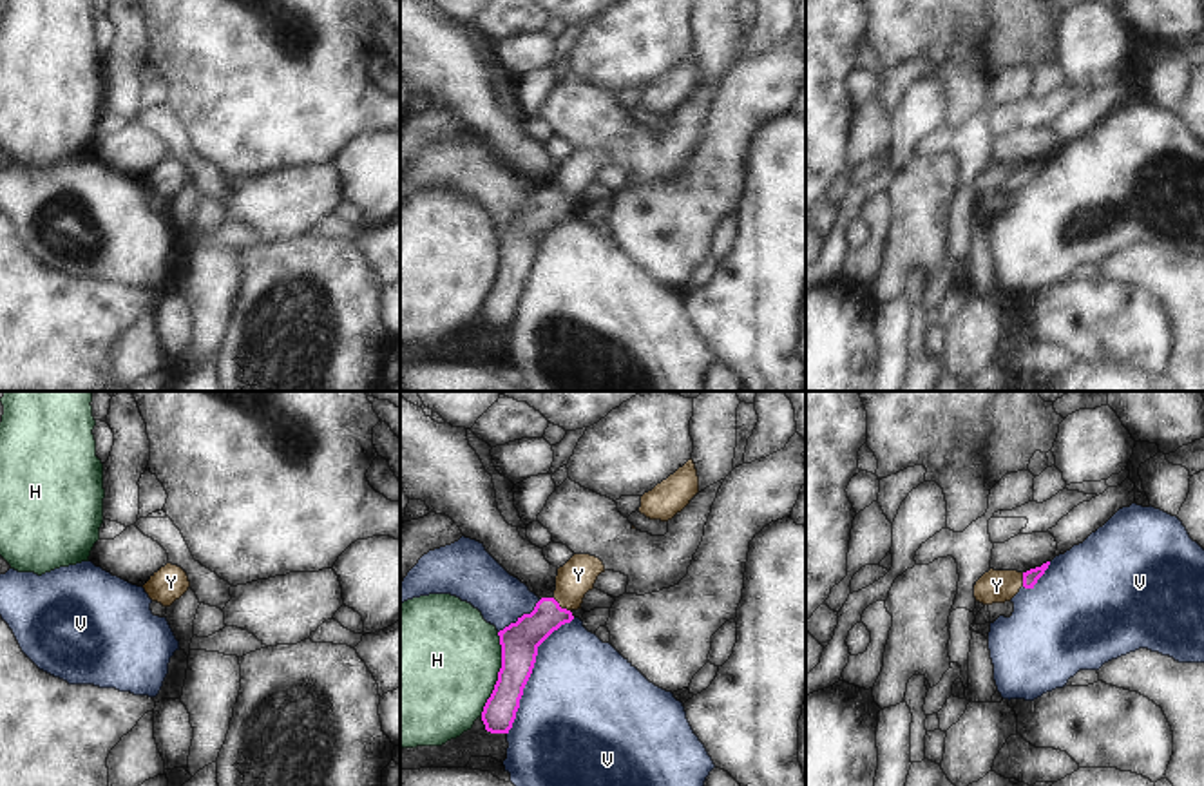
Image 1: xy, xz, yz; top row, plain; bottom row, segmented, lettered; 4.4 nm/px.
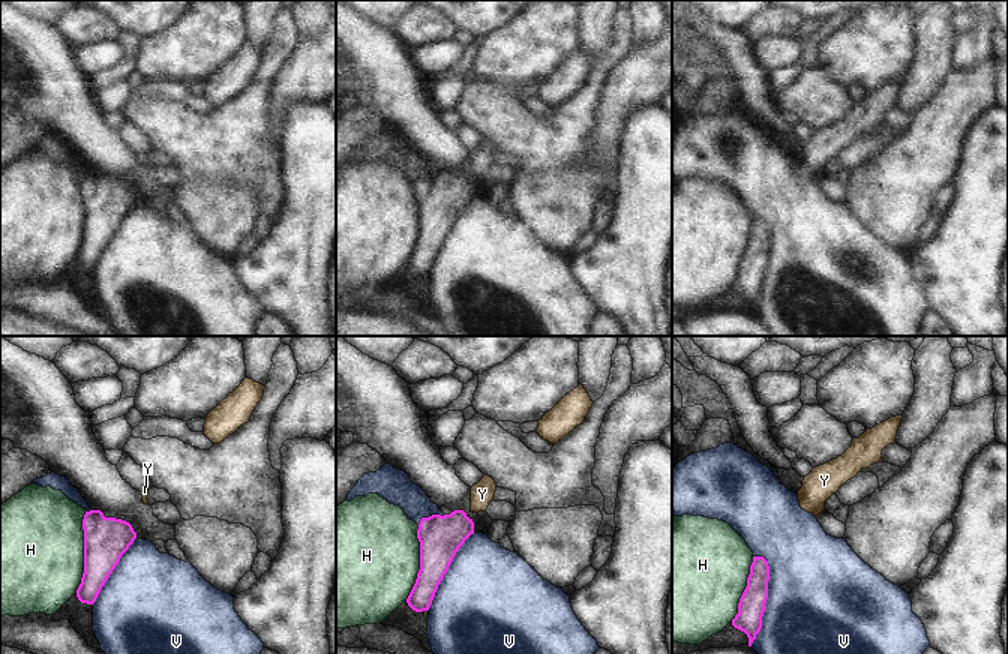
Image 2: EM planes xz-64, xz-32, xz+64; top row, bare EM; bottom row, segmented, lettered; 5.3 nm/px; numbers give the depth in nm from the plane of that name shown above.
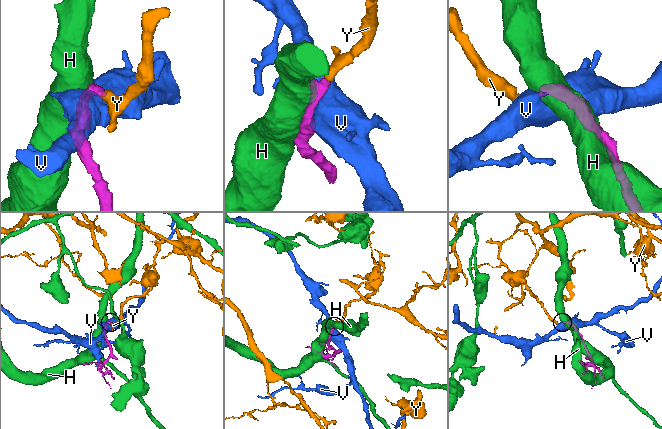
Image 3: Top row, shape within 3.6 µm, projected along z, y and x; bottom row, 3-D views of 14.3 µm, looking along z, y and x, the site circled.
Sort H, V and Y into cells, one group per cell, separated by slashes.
H / V / Y

